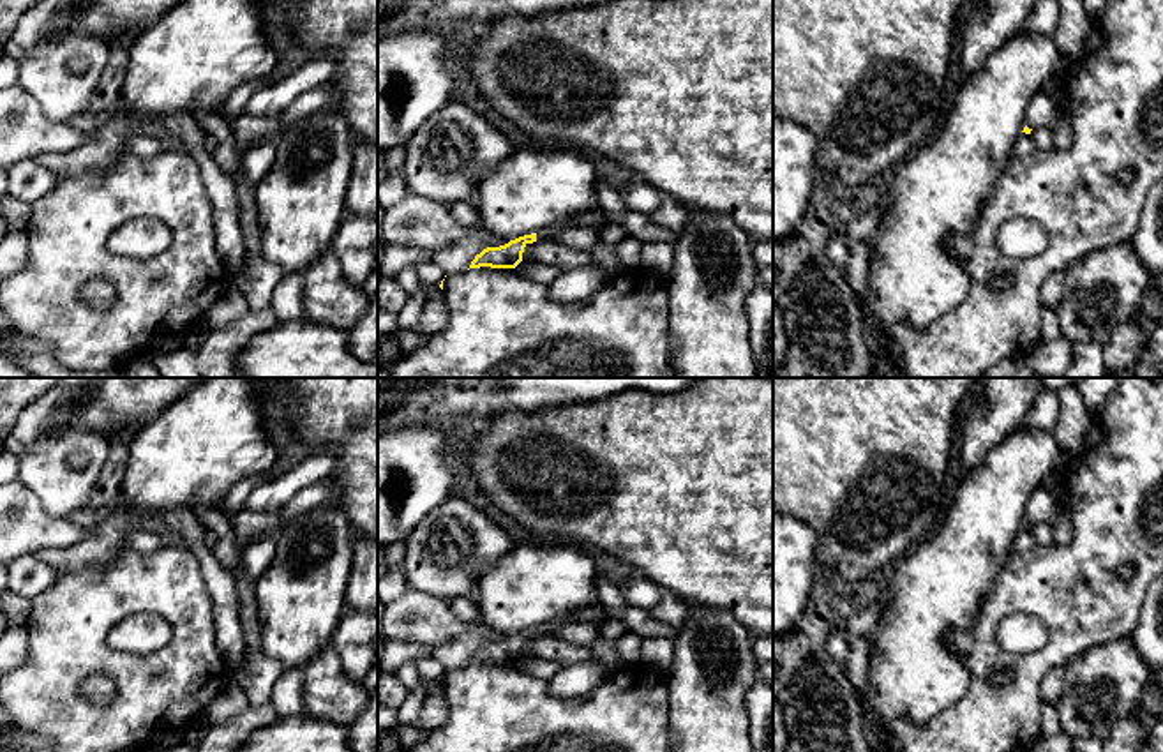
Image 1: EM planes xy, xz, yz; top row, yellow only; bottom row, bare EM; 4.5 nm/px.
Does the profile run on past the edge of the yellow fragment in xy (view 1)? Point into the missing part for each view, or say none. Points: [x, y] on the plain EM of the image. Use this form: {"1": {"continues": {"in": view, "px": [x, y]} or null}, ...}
{"1": {"continues": null}}

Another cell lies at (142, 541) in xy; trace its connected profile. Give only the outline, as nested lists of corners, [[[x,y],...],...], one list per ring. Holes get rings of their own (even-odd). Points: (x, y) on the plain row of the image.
[[[138,528],[125,538],[124,545],[127,549],[134,549],[138,553],[150,554],[164,547],[166,544],[161,535]]]

